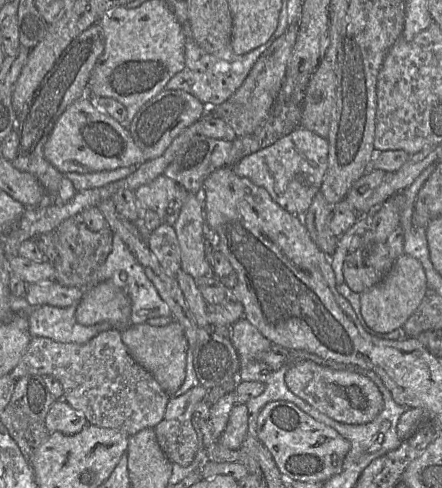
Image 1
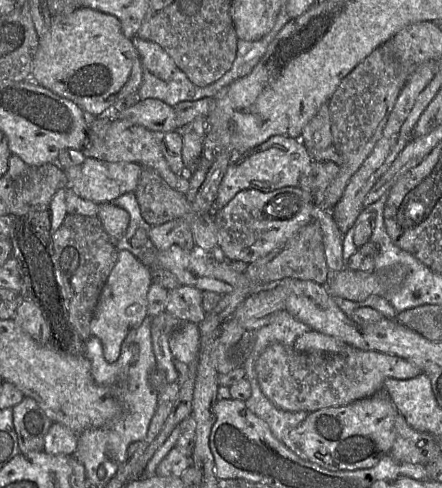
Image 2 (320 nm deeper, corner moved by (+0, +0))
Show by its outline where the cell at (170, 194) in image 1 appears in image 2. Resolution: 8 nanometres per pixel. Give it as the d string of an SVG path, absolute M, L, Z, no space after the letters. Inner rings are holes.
M86 157L80 165L63 169L70 187L79 197L96 204L111 203L128 192L135 192L143 166L133 162L107 162Z

